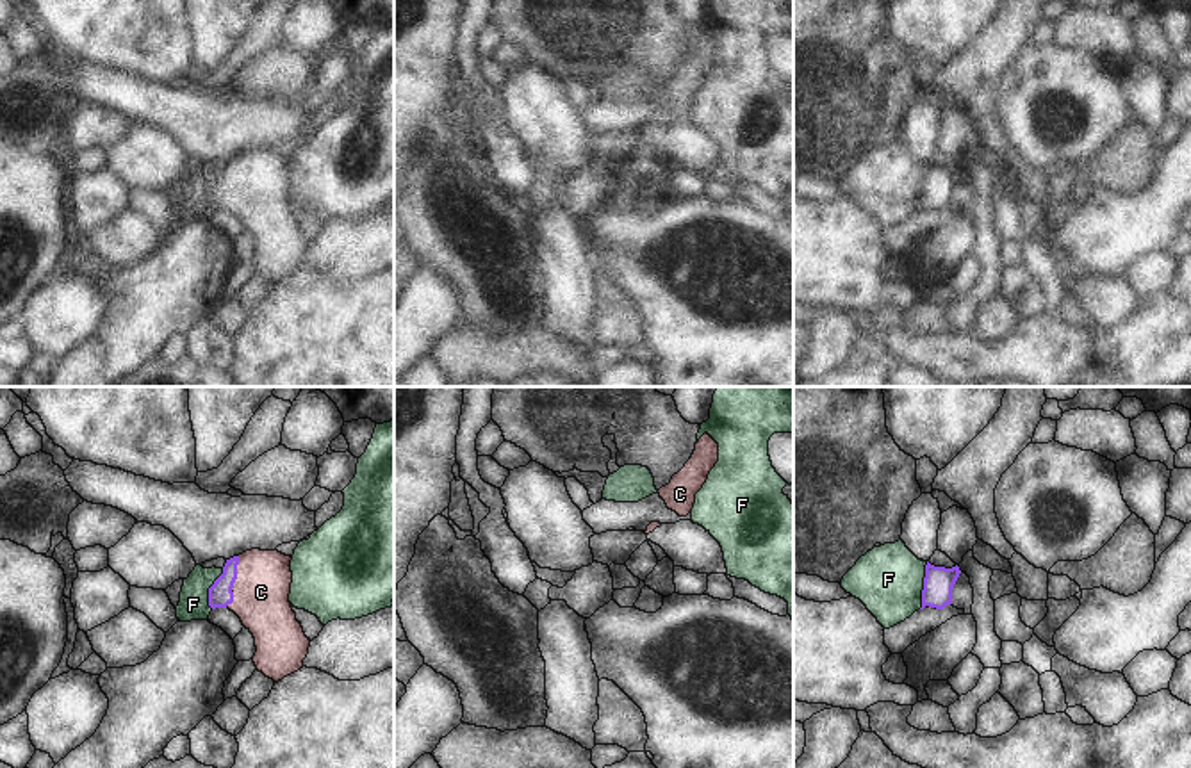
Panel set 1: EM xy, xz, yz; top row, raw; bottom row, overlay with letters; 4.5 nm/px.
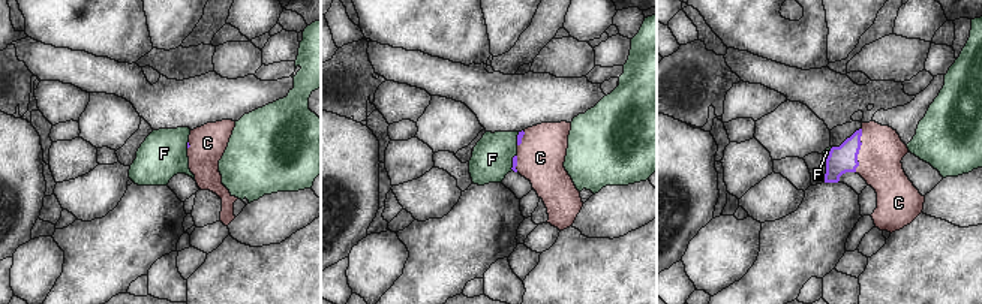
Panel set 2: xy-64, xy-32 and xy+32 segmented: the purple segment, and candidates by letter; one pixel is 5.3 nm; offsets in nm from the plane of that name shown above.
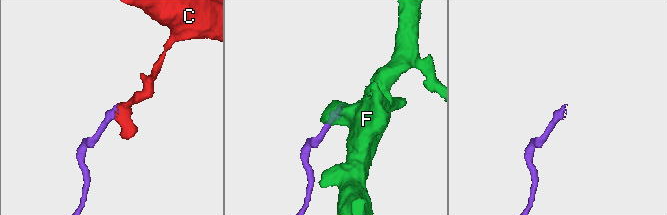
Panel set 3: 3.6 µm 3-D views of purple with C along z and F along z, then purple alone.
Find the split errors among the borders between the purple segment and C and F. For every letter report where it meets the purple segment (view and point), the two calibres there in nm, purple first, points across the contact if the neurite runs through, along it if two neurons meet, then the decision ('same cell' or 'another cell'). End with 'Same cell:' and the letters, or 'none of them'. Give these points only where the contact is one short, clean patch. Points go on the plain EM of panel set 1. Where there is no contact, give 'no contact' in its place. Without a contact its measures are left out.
C: xy (234, 182) | 110/260 nm | across xy (220, 195), (234, 182), (254, 186), (261, 193) | same cell
F: yz (924, 186) | 140/320 nm | along yz (928, 163), (922, 205), (919, 209) | another cell
Same cell: C

